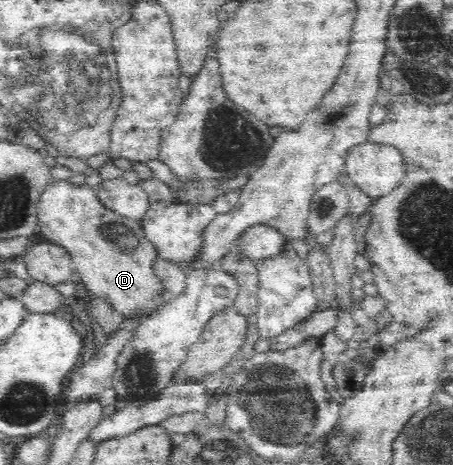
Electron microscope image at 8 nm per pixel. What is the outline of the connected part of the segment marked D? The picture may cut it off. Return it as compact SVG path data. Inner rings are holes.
M69 179L51 180L37 204L37 231L67 250L75 266L76 279L83 281L89 294L102 296L124 317L135 310L145 310L161 302L161 281L151 267L156 258L156 249L143 232L140 221L109 210L101 203L96 188L90 188L85 182L75 184Z

